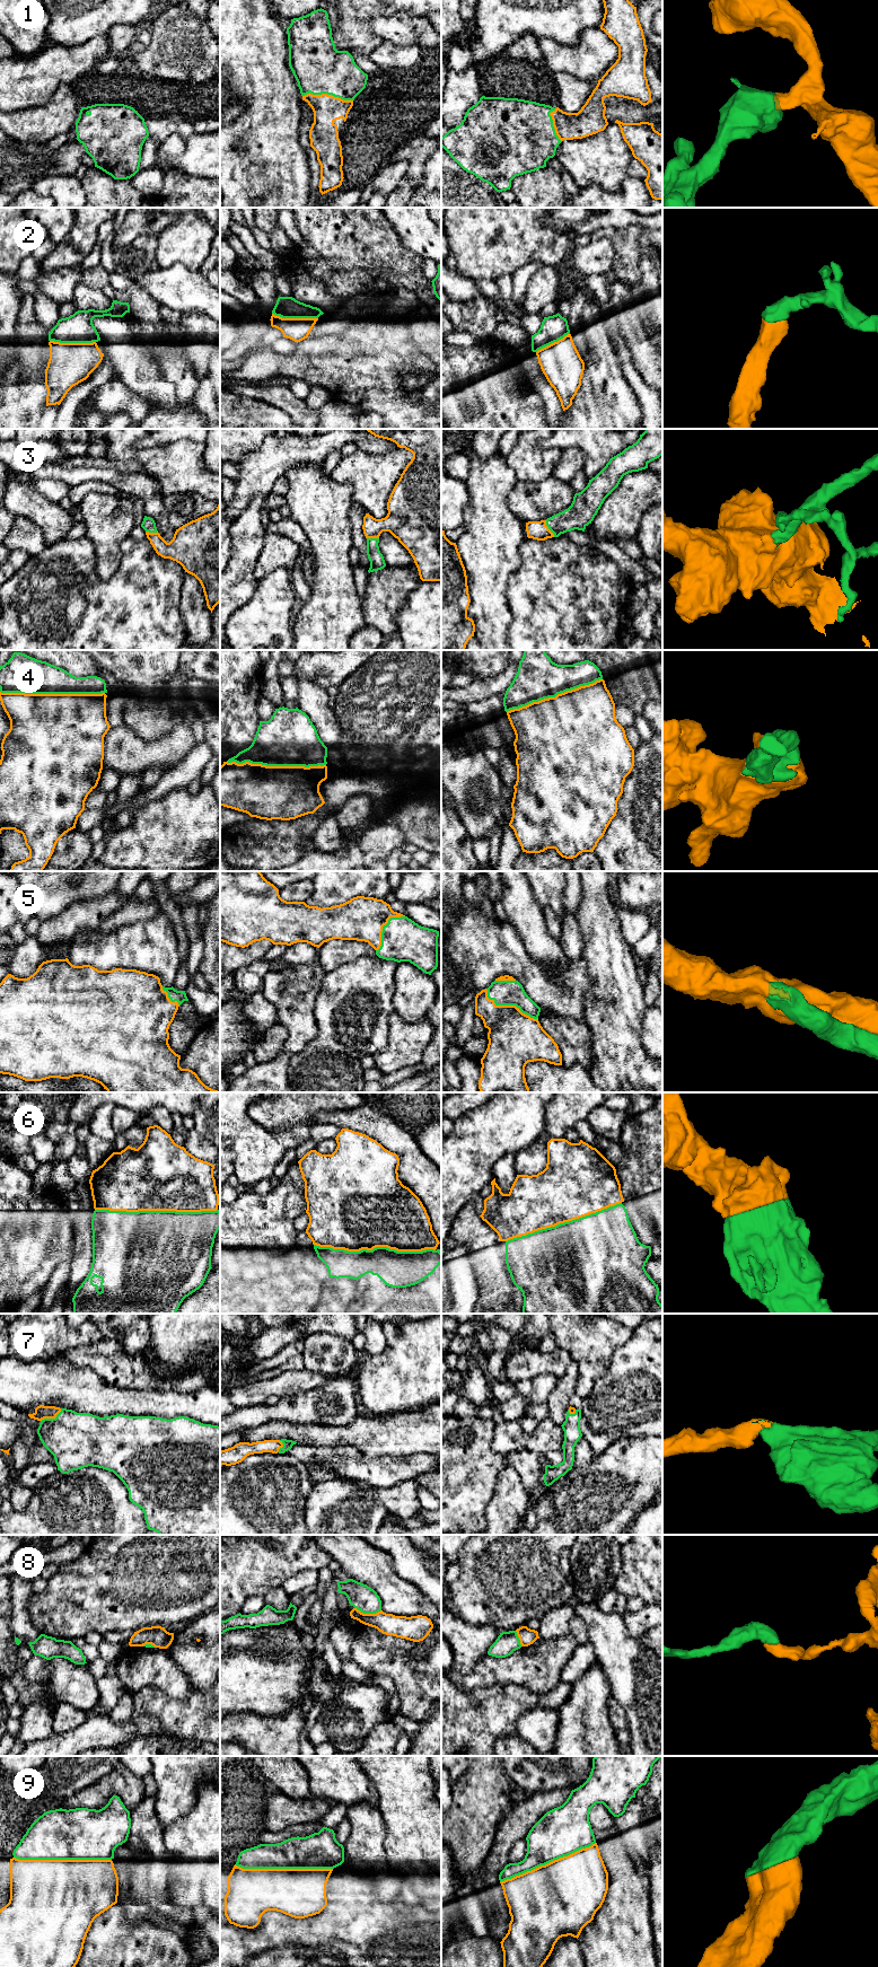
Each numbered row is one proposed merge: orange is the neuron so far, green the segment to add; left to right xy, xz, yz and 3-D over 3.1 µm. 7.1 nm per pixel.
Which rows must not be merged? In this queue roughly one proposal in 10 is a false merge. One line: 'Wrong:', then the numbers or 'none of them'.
Wrong: 8

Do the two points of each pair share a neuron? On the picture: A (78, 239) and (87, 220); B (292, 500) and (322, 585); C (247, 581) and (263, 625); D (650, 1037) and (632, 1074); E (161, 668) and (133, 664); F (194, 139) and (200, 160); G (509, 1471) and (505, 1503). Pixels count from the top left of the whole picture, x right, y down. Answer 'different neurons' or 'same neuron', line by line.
A: same neuron
B: same neuron
C: different neurons
D: different neurons
E: same neuron
F: same neuron
G: same neuron

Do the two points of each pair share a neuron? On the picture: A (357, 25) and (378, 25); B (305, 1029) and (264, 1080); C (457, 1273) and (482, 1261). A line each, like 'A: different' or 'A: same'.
A: different
B: same
C: different

